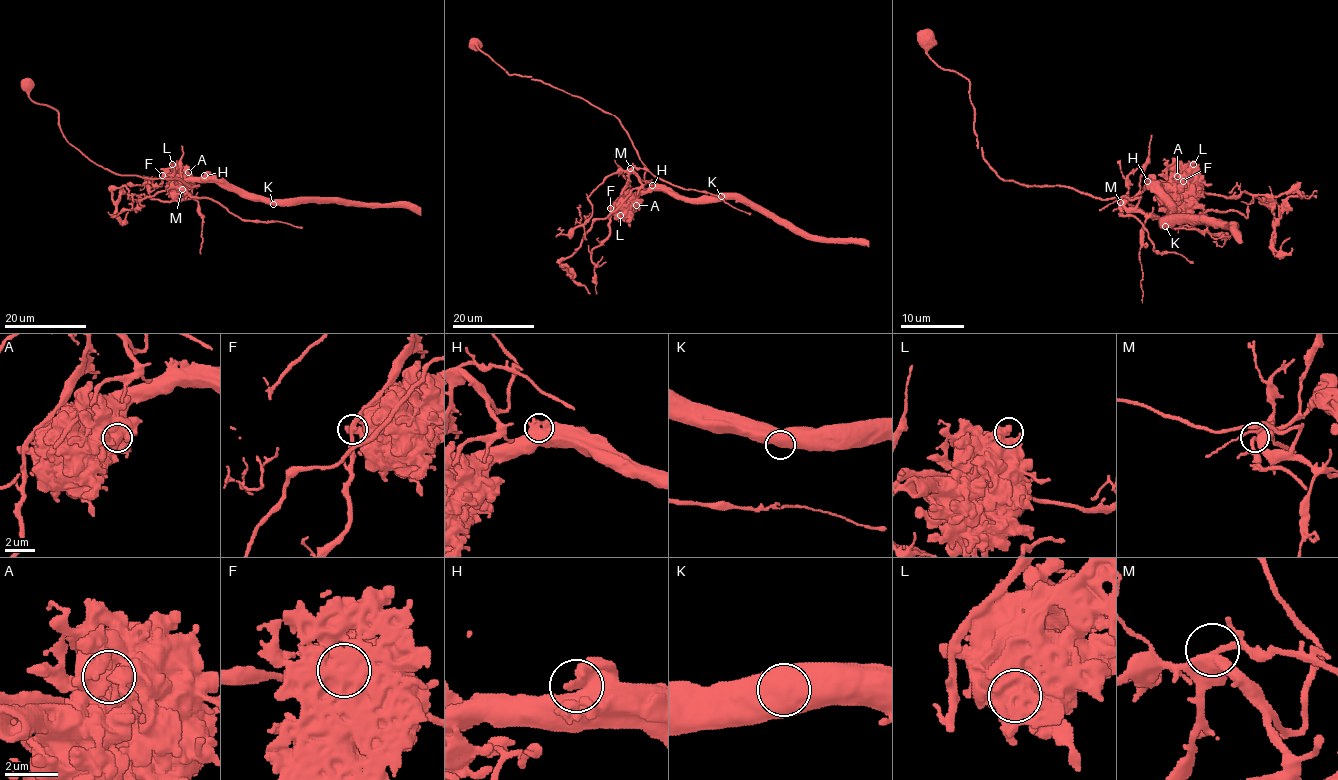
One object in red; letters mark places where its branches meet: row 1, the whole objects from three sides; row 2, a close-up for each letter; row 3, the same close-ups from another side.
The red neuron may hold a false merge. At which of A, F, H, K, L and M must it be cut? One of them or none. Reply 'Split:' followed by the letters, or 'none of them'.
Split: F

